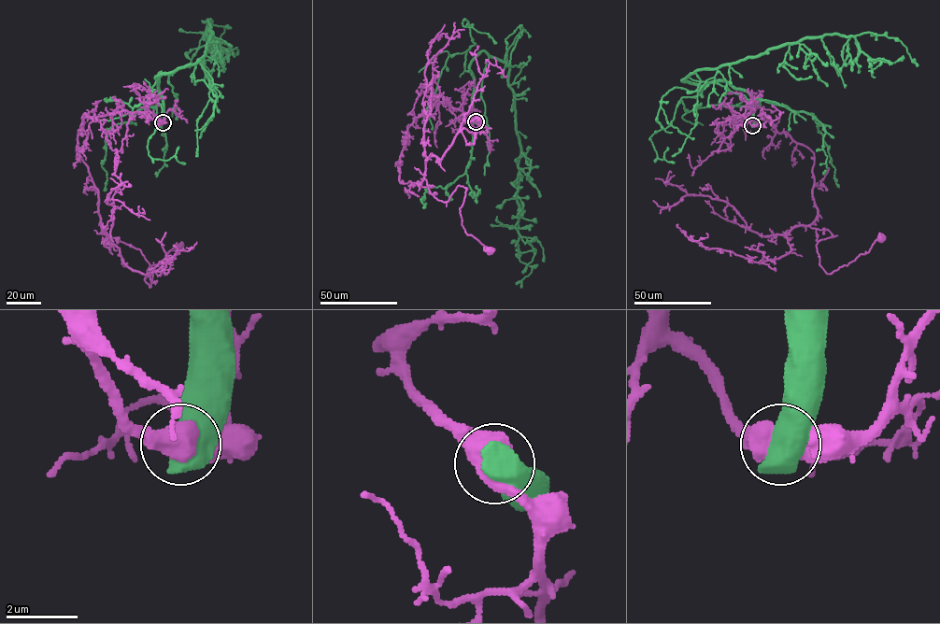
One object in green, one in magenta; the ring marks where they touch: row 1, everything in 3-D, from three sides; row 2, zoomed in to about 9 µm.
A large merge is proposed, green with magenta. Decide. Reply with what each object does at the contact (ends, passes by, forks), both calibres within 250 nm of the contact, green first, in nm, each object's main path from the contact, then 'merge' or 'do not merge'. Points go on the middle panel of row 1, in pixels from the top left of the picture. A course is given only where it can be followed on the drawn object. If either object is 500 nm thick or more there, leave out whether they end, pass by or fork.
calibres 800 and 550 nm; course green (476, 121), (470, 64), (486, 51), (509, 67), (513, 94), (517, 246), (532, 268), (520, 287); course magenta (476, 121), (442, 103), (417, 117), (399, 181), (424, 179), (444, 202), (467, 189), (462, 225), (488, 249); do not merge

